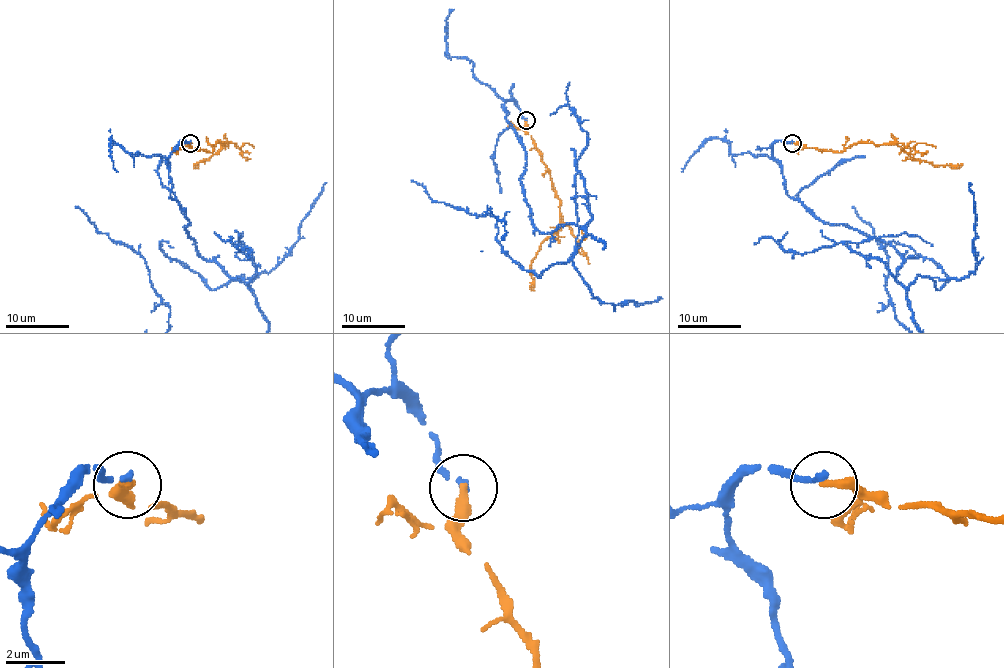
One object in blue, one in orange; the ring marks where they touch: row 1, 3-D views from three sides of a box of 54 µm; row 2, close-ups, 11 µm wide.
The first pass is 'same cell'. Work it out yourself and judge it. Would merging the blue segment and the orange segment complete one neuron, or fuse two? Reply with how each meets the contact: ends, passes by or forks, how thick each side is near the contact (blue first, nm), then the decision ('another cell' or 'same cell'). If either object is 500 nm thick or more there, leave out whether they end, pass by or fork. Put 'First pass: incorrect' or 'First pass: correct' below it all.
blue ends there; orange ends there; 200 nm thick on the blue side, 320 nm on the other; another cell
First pass: incorrect

